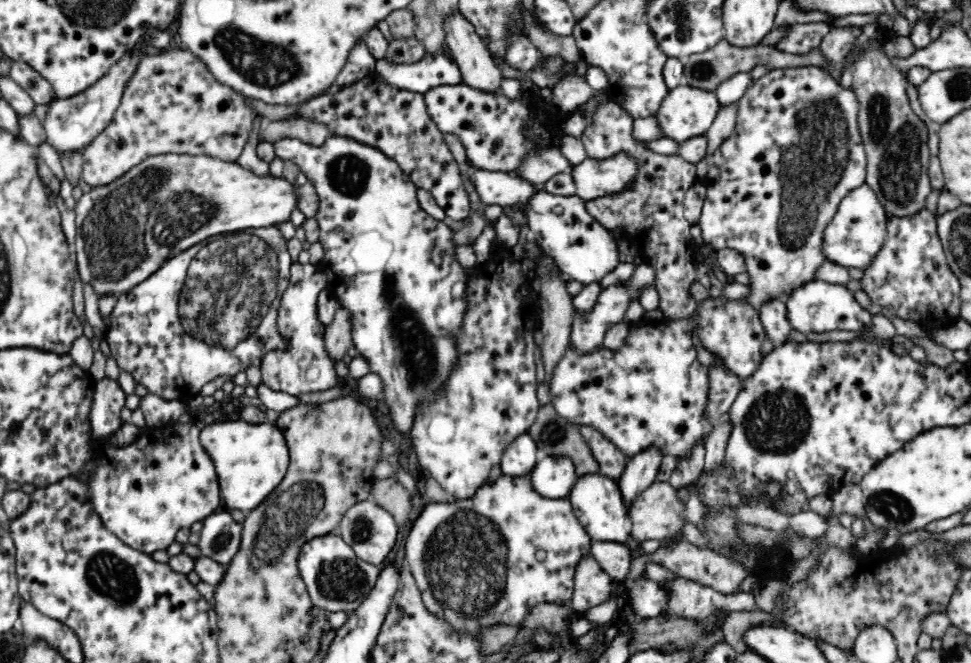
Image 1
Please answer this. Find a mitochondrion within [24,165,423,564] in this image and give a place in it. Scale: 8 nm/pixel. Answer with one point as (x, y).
(235, 282)

